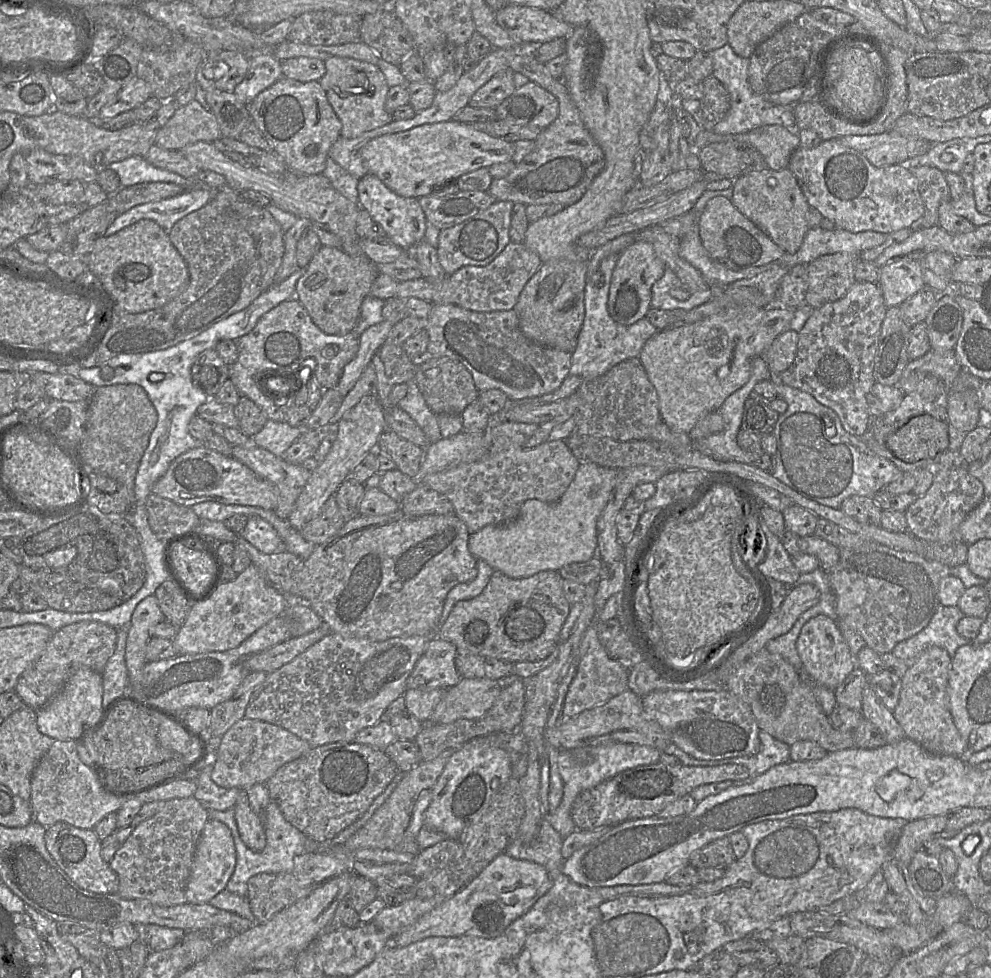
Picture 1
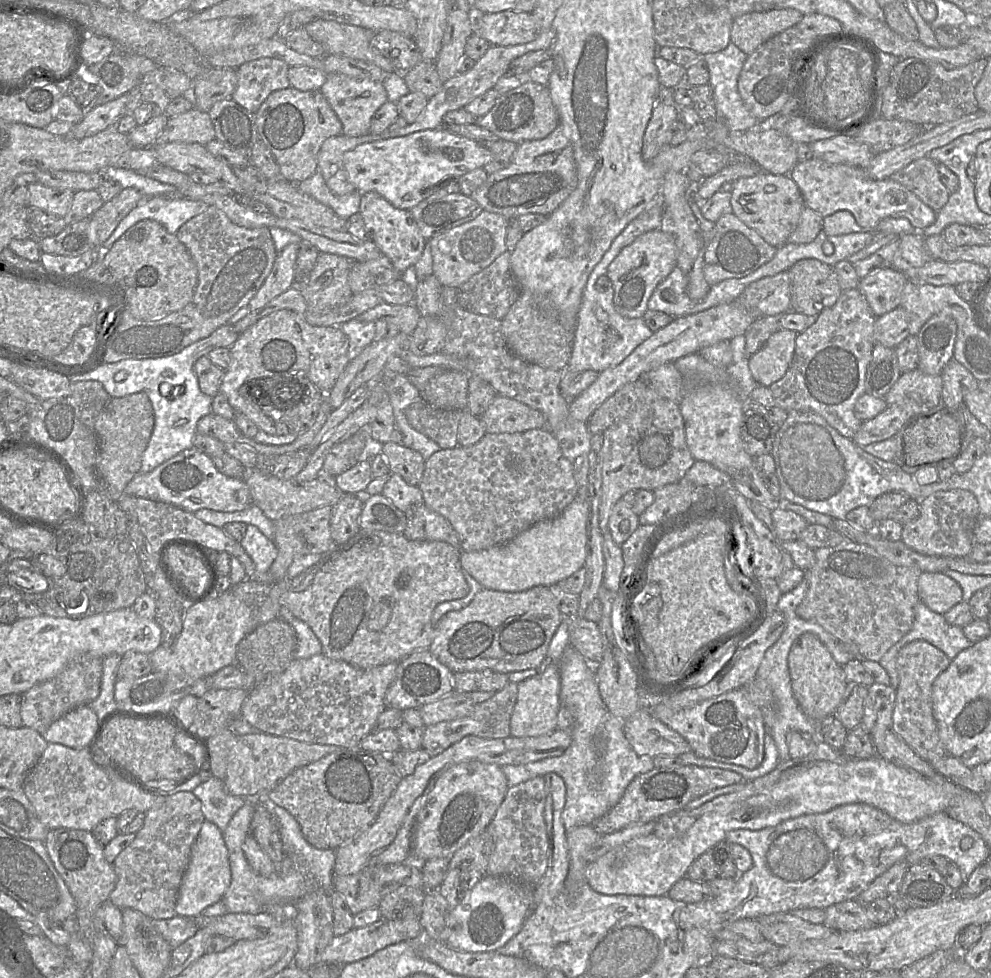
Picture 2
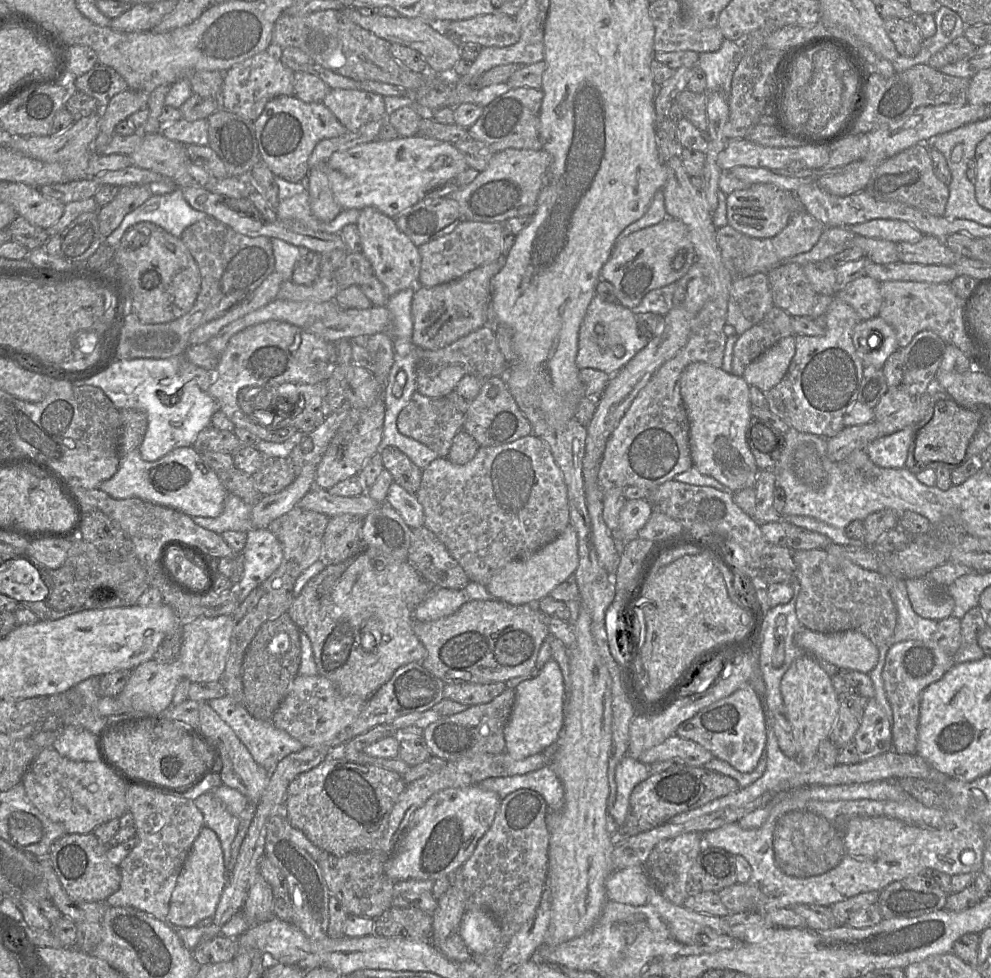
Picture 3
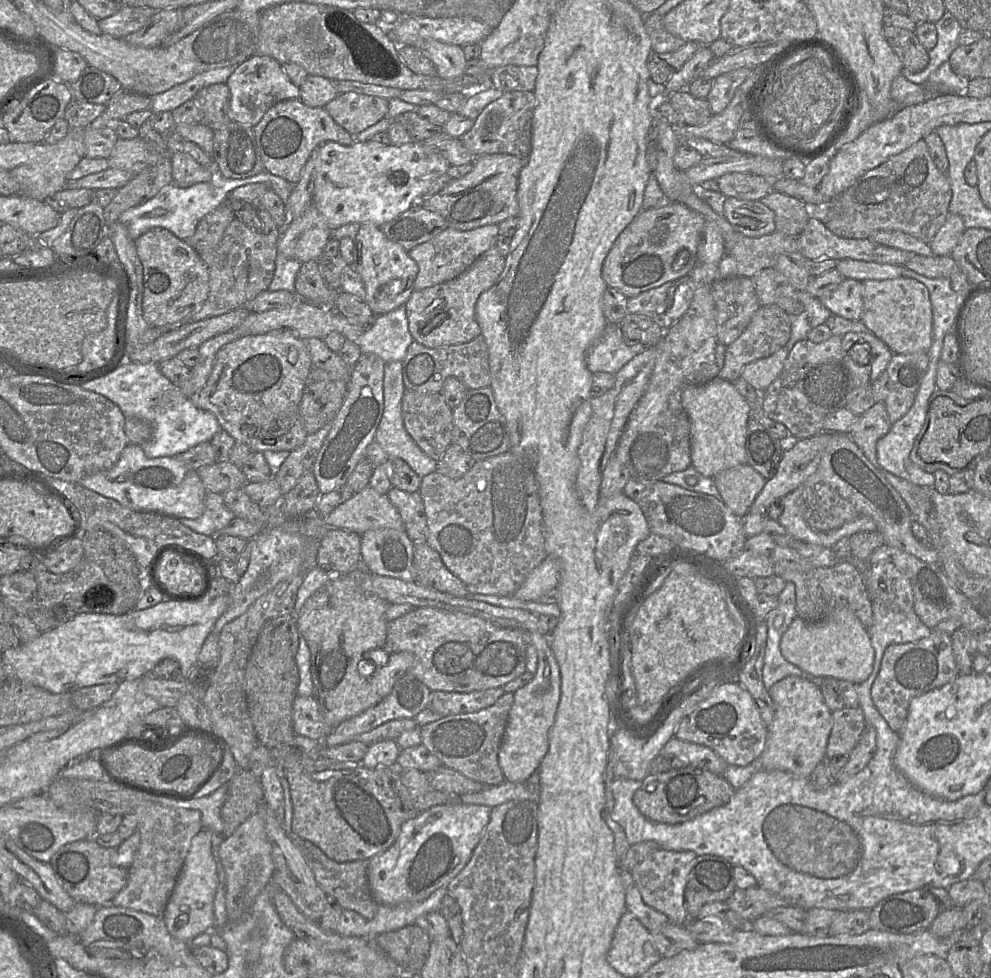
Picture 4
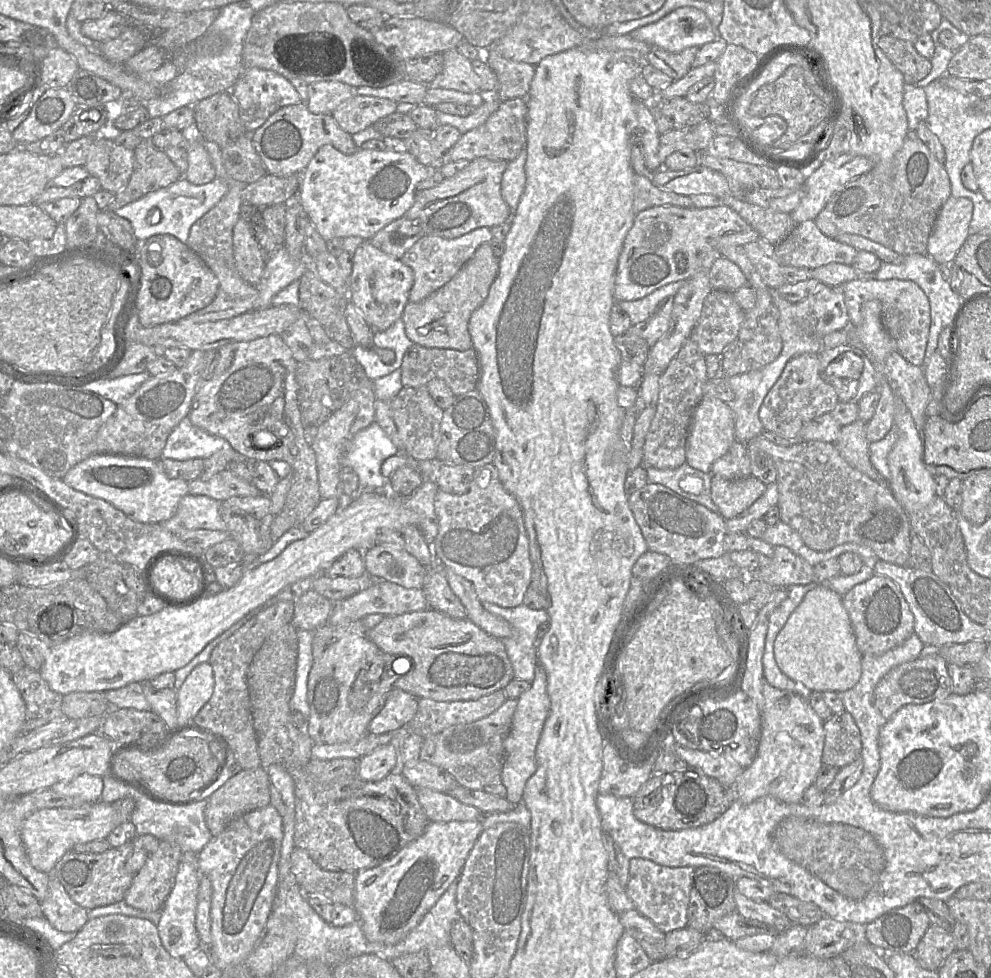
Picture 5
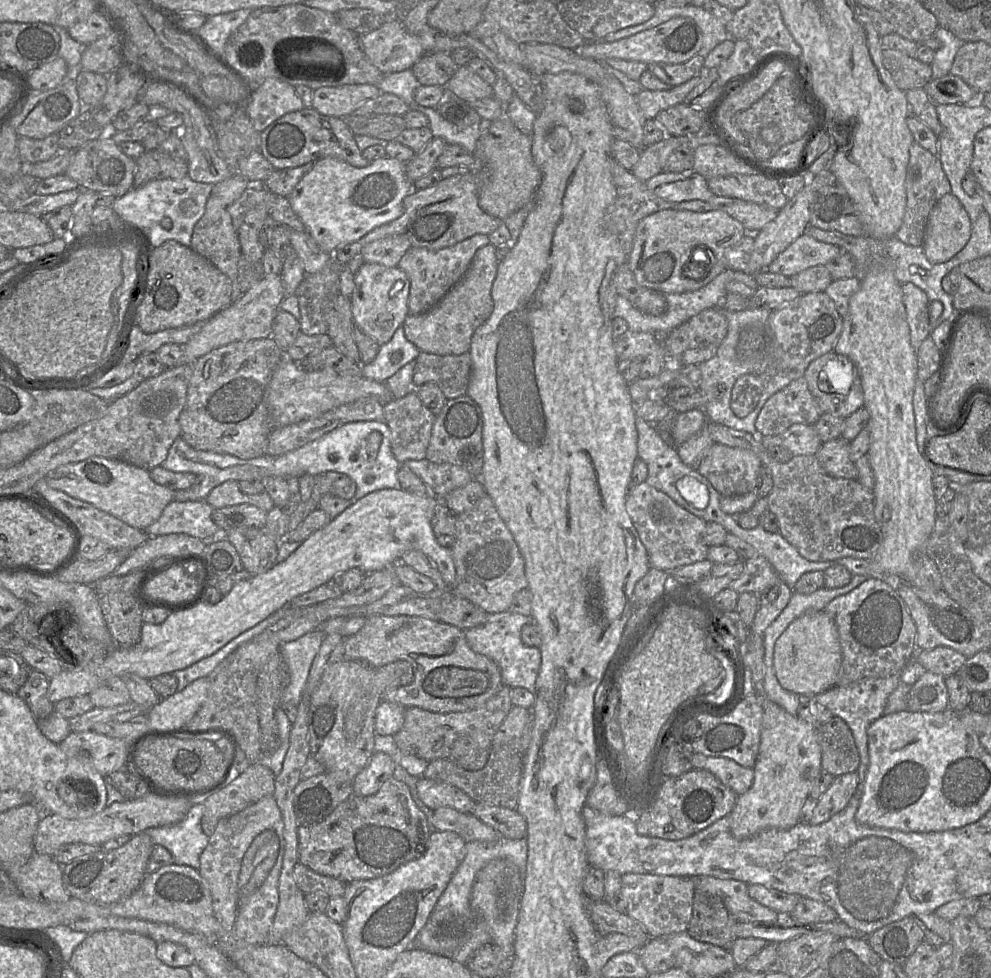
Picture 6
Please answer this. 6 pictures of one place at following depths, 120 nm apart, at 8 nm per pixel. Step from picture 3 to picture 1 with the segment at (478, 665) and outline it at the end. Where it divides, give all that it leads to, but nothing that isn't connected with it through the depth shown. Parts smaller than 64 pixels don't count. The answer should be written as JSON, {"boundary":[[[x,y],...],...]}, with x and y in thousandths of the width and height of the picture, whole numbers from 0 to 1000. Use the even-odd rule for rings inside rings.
{"boundary":[[[550,583],[524,592],[499,584],[482,609],[458,619],[440,651],[457,657],[461,669],[496,672],[517,678],[541,677],[553,672],[564,660],[565,645],[575,622],[564,584]]]}

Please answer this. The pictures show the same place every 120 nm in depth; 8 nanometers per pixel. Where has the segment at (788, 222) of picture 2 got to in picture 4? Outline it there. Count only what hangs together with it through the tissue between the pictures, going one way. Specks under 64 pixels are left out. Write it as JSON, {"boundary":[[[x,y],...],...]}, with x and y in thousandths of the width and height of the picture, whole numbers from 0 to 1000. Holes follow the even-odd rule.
{"boundary":[[[735,201],[731,222],[742,237],[753,242],[765,243],[783,236],[781,217],[767,204]]]}

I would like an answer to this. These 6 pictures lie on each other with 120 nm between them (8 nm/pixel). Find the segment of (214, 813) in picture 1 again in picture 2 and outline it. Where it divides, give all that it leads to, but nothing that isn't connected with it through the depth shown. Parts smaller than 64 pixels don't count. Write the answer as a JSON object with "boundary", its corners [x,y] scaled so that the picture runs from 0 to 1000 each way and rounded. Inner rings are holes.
{"boundary":[[[260,816],[245,823],[233,836],[225,851],[230,869],[233,901],[224,921],[230,934],[262,935],[272,934],[276,938],[287,939],[292,931],[292,922],[299,921],[310,911],[318,908],[335,910],[338,870],[322,868],[312,863],[297,835],[286,825],[271,822],[284,857],[287,877],[272,896],[265,897],[255,891],[244,869],[245,861],[253,849],[253,838]]]}

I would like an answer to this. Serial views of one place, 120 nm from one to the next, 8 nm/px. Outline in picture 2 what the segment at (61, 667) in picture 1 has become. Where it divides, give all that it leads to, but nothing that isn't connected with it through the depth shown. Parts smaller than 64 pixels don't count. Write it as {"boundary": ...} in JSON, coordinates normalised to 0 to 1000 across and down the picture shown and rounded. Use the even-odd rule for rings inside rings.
{"boundary":[[[89,668],[83,669],[69,678],[55,692],[40,697],[23,709],[21,711],[23,742],[31,744],[42,752],[52,739],[68,728],[83,721],[90,721],[95,717],[101,709],[104,674]]]}

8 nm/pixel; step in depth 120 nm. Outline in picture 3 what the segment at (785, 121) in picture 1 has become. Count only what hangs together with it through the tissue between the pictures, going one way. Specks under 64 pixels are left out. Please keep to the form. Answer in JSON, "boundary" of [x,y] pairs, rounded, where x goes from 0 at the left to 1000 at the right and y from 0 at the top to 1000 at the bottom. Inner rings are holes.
{"boundary":[[[734,40],[730,41],[724,52],[705,55],[702,67],[712,77],[713,95],[726,94],[736,103],[739,80],[750,57],[751,50],[748,43]]]}

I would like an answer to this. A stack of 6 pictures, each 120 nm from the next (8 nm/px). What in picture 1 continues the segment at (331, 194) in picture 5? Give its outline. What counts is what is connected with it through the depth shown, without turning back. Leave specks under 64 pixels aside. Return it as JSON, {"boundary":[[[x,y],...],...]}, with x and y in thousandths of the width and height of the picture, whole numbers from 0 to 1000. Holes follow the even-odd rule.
{"boundary":[[[459,123],[429,127],[408,135],[391,137],[370,145],[363,160],[370,177],[382,182],[395,195],[409,202],[438,200],[447,188],[496,169],[517,165],[519,146],[480,133]]]}

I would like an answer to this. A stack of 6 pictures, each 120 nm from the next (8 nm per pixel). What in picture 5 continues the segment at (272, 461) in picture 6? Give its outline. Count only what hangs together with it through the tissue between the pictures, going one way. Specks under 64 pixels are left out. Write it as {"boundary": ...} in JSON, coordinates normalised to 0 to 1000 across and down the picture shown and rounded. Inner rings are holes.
{"boundary":[[[187,426],[170,446],[161,468],[186,471],[208,469],[217,463],[223,463],[230,473],[251,470],[236,460],[229,450],[197,437]],[[377,430],[353,450],[345,469],[345,478],[354,478],[366,502],[390,502],[393,491],[384,485],[386,472],[402,464],[402,458]]]}

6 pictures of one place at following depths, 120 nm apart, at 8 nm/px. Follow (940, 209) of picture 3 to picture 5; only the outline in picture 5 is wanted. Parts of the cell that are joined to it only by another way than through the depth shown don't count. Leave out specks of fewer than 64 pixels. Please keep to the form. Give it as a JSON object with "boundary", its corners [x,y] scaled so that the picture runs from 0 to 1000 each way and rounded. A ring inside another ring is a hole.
{"boundary":[[[917,132],[910,151],[902,161],[902,181],[894,186],[885,184],[878,175],[846,193],[821,227],[826,235],[838,243],[857,238],[874,242],[909,261],[935,259],[936,244],[947,218],[960,200],[960,187],[953,172],[926,140],[924,133]]]}

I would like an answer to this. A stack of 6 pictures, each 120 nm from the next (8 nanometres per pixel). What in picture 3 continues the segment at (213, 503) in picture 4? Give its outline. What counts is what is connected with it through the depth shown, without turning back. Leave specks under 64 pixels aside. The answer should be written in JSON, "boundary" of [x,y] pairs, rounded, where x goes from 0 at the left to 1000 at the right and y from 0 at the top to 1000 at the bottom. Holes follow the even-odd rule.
{"boundary":[[[230,505],[226,512],[225,524],[221,528],[193,530],[200,538],[222,547],[227,543],[250,544],[257,540],[253,531],[253,520],[254,517],[242,508]]]}

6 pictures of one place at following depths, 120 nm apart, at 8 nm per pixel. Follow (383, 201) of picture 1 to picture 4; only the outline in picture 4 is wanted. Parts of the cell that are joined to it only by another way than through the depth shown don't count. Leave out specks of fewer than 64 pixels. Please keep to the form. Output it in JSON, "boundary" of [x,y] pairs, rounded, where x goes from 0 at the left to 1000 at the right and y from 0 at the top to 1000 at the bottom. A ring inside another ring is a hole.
{"boundary":[[[367,228],[363,230],[357,244],[359,266],[355,274],[364,283],[368,293],[368,310],[378,323],[390,321],[406,312],[418,298],[418,286],[422,279],[420,268],[404,251],[394,246],[383,232]]]}

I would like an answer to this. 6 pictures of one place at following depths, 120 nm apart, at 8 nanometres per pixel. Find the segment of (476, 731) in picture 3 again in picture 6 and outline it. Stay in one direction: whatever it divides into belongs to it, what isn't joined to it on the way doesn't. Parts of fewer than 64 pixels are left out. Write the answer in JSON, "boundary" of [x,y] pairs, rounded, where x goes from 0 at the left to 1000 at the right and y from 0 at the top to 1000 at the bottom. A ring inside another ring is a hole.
{"boundary":[[[518,721],[497,754],[495,767],[487,785],[470,787],[454,777],[439,776],[432,779],[427,793],[463,806],[478,820],[521,827],[529,773],[527,752],[535,736],[536,726]]]}

